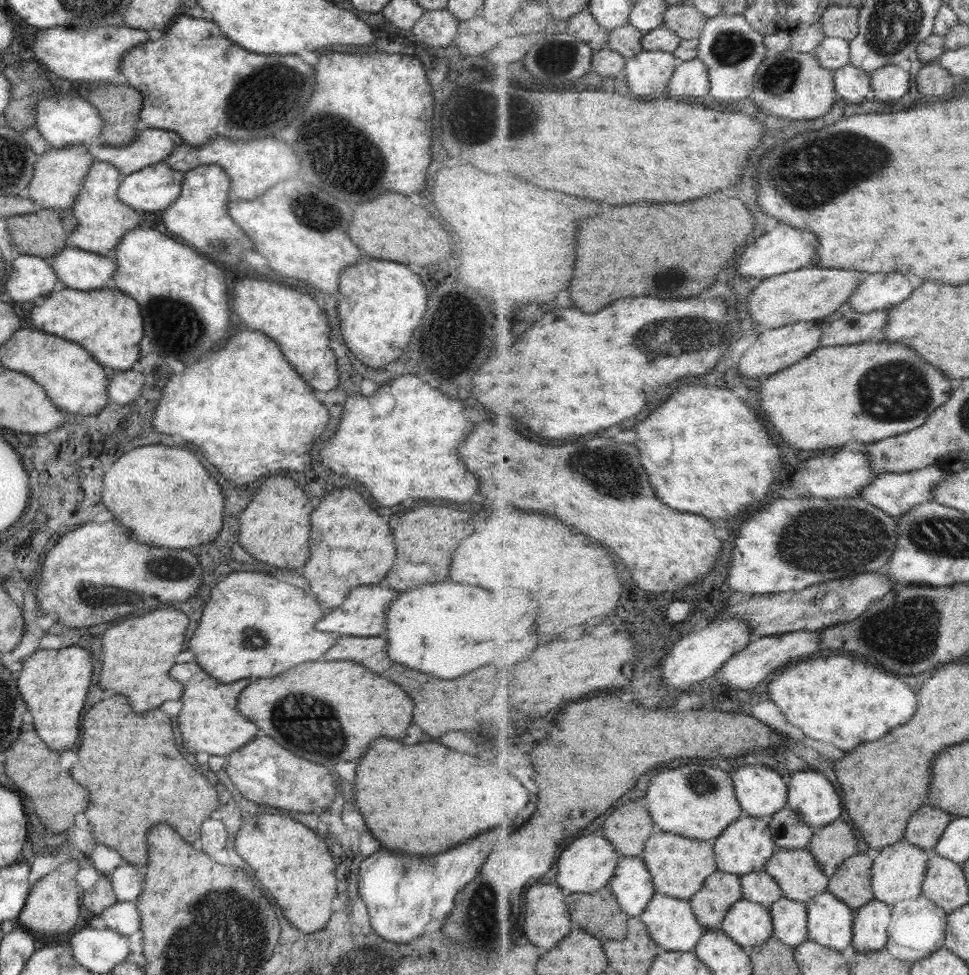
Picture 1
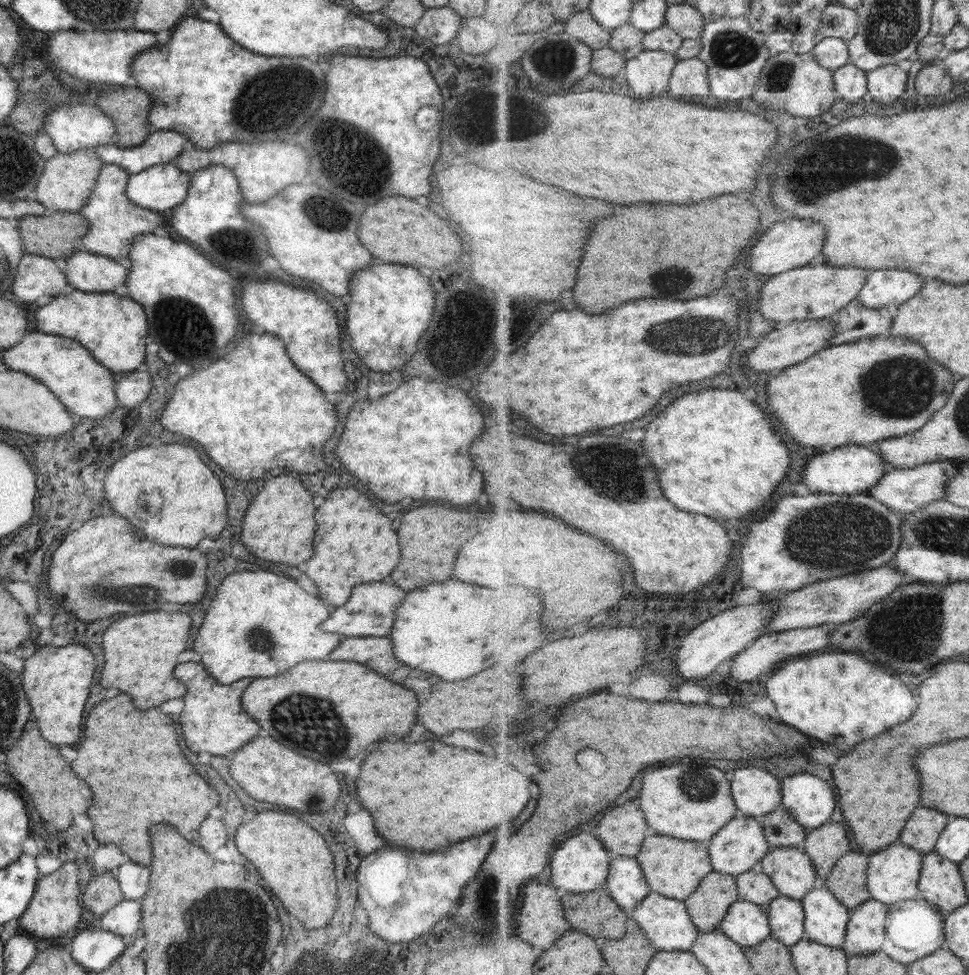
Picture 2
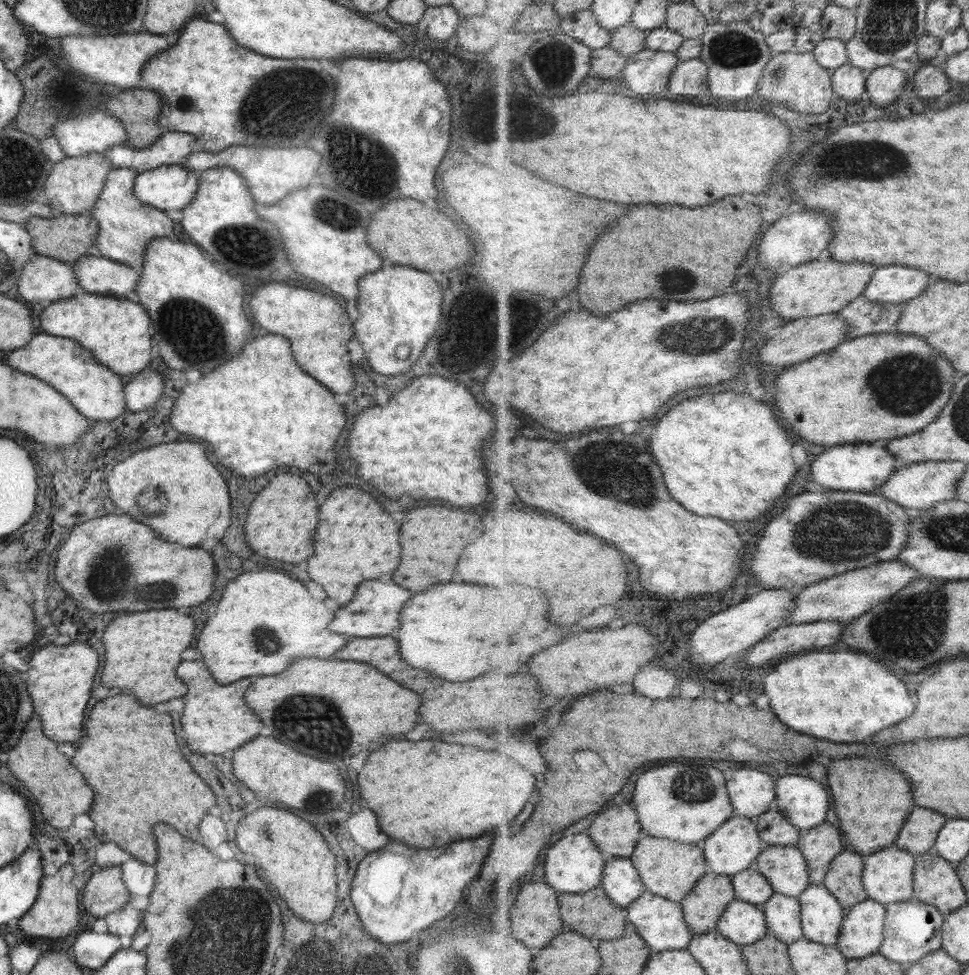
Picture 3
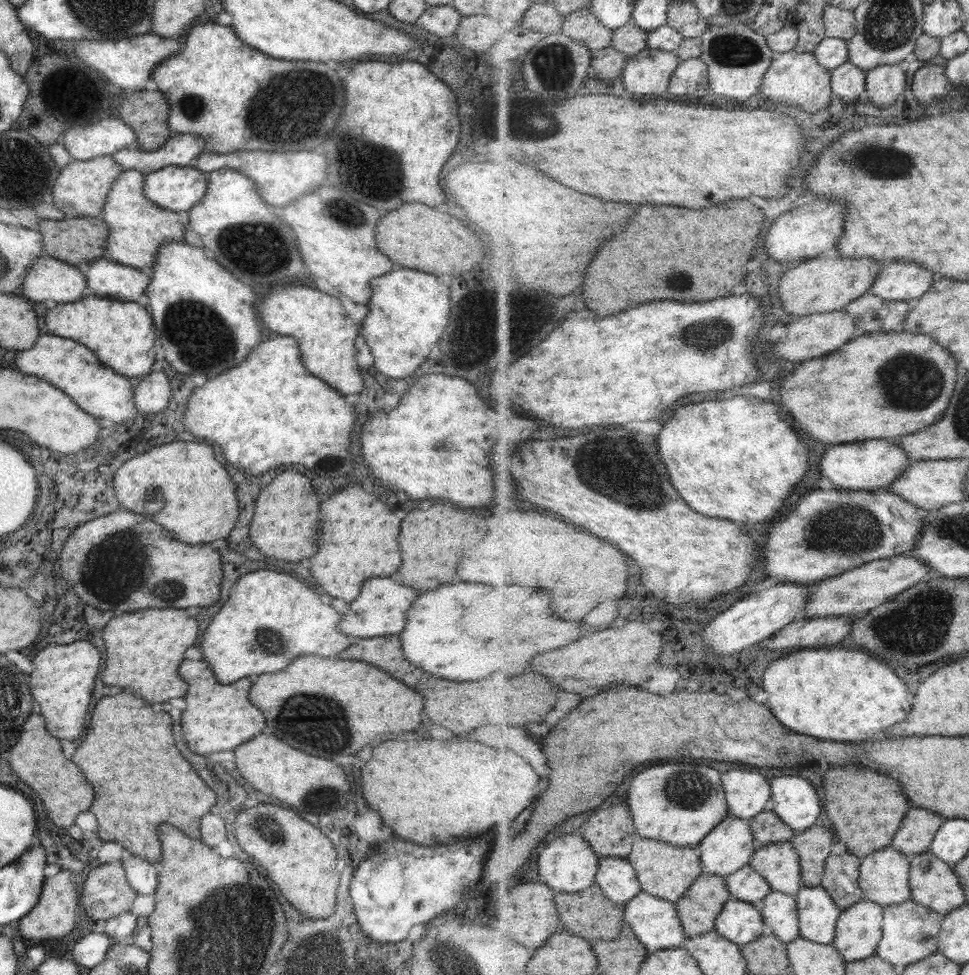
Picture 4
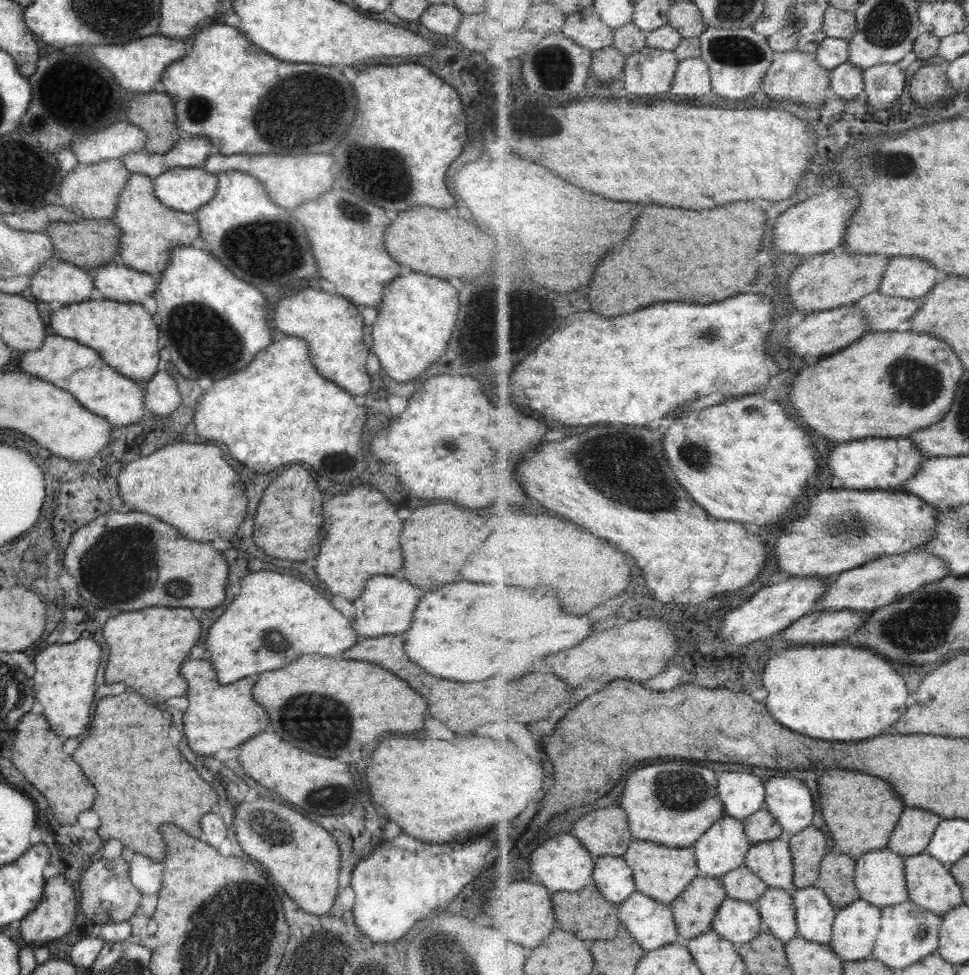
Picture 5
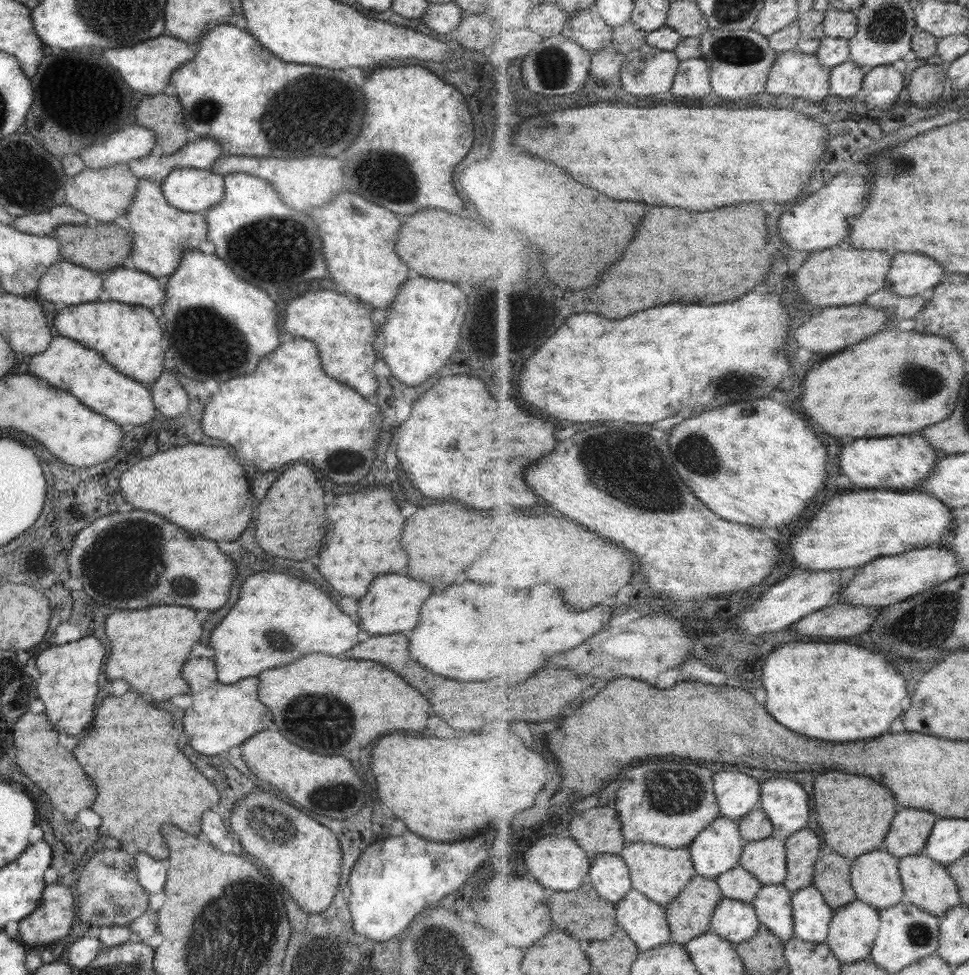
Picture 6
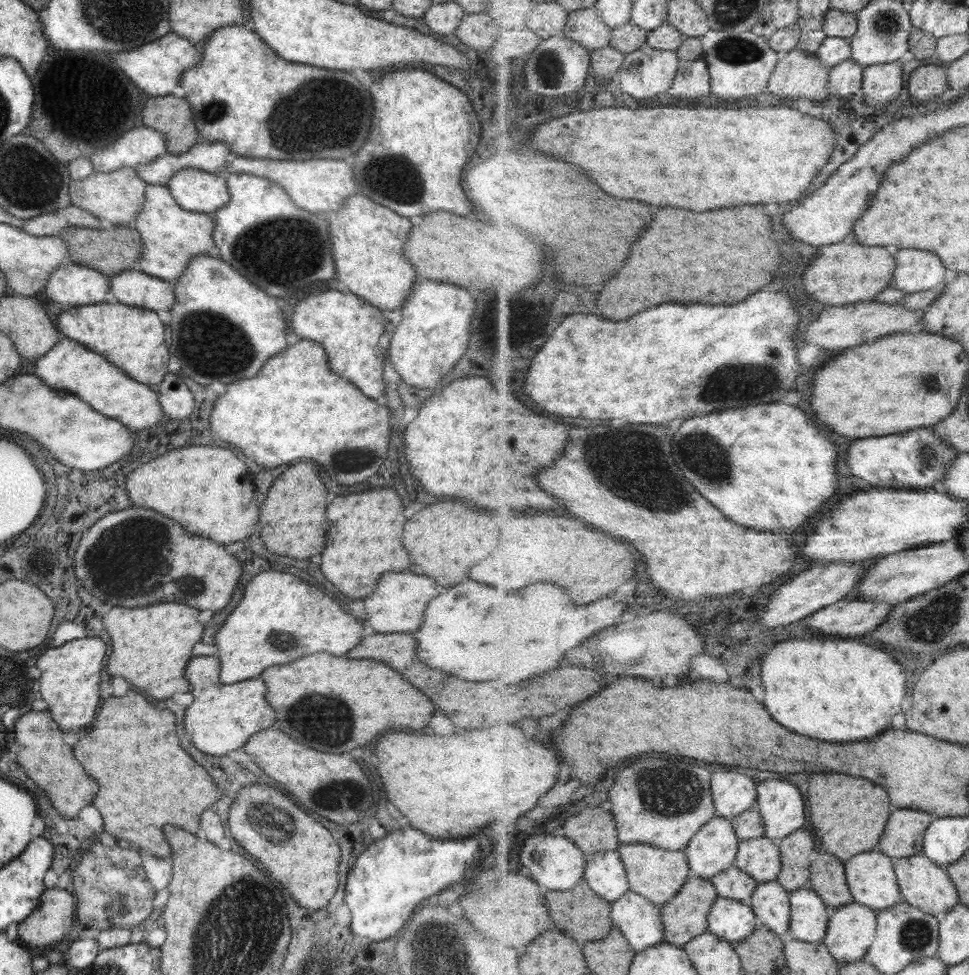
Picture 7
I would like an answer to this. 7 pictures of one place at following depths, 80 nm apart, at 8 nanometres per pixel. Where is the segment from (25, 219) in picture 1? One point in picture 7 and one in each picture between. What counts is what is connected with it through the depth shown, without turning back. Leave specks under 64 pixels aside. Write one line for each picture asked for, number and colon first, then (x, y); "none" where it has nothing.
2: (52, 235)
3: (67, 238)
4: (77, 241)
5: (86, 243)
6: (101, 247)
7: (110, 250)

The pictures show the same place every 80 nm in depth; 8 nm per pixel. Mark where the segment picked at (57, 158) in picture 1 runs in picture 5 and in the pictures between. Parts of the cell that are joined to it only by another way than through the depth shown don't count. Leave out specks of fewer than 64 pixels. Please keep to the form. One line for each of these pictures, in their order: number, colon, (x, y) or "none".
2: (67, 180)
3: (73, 186)
4: (81, 188)
5: (90, 191)

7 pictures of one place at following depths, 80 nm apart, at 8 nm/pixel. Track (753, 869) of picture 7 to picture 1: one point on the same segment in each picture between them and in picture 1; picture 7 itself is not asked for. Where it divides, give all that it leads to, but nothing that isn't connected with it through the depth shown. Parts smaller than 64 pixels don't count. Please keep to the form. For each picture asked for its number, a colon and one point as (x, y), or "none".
1: (801, 877)
2: (794, 874)
3: (785, 866)
4: (779, 862)
5: (773, 860)
6: (767, 858)

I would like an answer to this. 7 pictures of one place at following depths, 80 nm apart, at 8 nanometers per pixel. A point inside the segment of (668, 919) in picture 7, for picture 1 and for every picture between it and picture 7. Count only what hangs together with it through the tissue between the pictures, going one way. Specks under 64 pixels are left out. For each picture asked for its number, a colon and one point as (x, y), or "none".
1: (722, 890)
2: (708, 905)
3: (703, 907)
4: (699, 908)
5: (695, 909)
6: (690, 915)

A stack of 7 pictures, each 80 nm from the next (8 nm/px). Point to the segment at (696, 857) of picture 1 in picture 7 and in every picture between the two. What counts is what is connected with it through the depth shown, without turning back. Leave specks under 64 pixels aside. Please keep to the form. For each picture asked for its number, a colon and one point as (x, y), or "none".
2: (674, 867)
3: (669, 868)
4: (667, 871)
5: (662, 872)
6: (661, 873)
7: (659, 874)

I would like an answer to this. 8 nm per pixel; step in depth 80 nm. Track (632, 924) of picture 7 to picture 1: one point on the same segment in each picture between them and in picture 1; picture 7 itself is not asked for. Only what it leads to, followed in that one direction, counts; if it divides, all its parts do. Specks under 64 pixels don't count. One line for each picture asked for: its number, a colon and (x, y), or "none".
1: (672, 922)
2: (666, 921)
3: (661, 921)
4: (656, 922)
5: (653, 924)
6: (647, 923)

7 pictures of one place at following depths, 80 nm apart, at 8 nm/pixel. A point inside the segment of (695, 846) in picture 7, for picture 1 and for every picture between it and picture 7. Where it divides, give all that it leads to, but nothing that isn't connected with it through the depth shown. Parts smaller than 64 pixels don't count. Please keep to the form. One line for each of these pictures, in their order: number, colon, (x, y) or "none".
1: (746, 845)
2: (739, 847)
3: (734, 847)
4: (729, 847)
5: (725, 847)
6: (718, 848)

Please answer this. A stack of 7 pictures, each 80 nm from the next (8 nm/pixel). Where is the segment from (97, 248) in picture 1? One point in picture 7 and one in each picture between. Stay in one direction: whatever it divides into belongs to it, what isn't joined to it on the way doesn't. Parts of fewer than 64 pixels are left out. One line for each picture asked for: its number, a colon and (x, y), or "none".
2: (114, 222)
3: (125, 226)
4: (137, 228)
5: (148, 230)
6: (161, 234)
7: (170, 236)

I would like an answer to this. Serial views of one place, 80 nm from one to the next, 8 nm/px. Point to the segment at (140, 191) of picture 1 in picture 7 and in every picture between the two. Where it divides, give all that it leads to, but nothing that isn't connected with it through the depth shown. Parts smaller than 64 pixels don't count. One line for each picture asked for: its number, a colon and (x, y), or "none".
2: (163, 186)
3: (168, 187)
4: (177, 189)
5: (185, 190)
6: (189, 190)
7: (194, 190)

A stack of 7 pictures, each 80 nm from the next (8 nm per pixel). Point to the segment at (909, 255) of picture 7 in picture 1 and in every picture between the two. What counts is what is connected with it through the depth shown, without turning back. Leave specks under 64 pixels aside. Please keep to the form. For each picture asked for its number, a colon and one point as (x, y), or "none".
1: (878, 292)
2: (885, 288)
3: (896, 285)
4: (901, 281)
5: (905, 277)
6: (912, 274)

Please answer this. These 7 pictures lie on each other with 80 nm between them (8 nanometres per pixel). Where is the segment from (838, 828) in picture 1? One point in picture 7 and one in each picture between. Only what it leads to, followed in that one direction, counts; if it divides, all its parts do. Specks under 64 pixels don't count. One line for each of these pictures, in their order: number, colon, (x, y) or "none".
2: (826, 844)
3: (820, 845)
4: (815, 845)
5: (809, 847)
6: (804, 847)
7: (798, 849)

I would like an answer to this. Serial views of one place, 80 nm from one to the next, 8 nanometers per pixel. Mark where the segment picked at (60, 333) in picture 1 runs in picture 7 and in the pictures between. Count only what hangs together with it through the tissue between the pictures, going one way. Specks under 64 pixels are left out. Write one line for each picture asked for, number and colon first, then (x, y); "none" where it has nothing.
2: (112, 328)
3: (116, 331)
4: (120, 334)
5: (124, 335)
6: (130, 338)
7: (132, 338)

